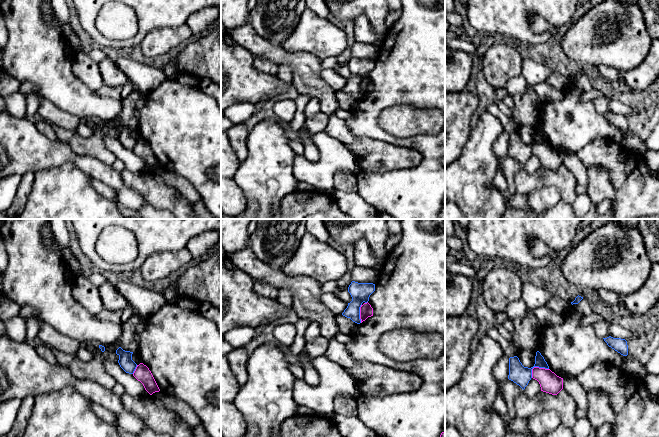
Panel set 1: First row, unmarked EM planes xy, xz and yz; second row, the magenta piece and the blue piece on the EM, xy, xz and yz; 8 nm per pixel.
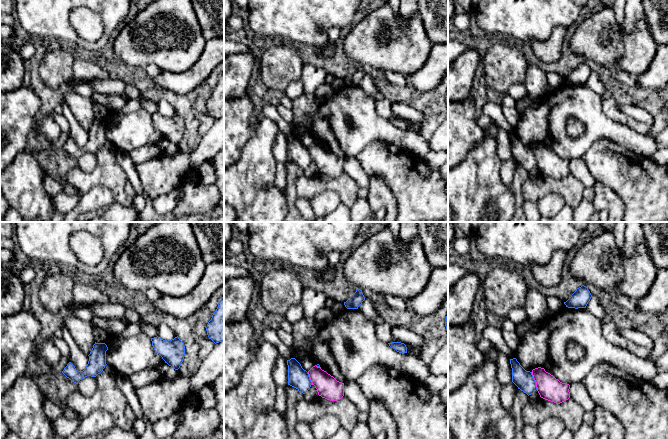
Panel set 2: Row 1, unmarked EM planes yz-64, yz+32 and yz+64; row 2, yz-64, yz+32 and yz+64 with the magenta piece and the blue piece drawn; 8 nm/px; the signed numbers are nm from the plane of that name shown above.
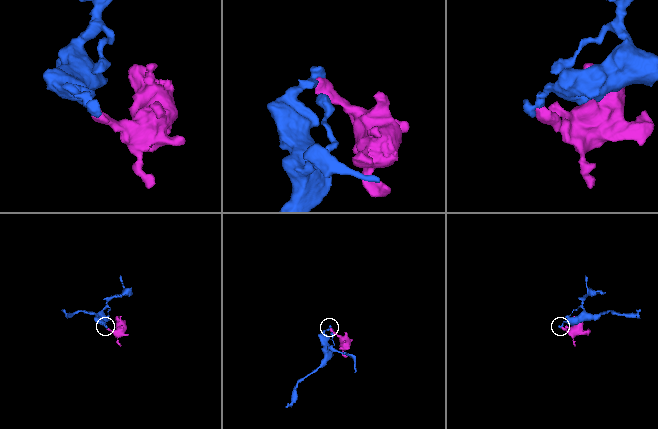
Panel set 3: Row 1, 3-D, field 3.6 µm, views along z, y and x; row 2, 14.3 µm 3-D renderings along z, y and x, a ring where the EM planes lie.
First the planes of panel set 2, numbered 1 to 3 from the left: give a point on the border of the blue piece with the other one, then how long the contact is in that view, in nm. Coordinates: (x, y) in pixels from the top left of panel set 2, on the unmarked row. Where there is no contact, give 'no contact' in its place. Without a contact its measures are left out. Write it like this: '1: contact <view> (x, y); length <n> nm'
1: no contact
2: contact yz+32 (310, 154); length 110 nm
3: contact yz+64 (535, 157); length 150 nm

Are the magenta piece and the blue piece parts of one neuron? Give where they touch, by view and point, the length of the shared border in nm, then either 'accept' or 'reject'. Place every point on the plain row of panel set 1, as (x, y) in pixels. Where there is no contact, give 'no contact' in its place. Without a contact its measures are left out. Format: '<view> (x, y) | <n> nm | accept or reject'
yz (536, 143) | 160 nm | reject

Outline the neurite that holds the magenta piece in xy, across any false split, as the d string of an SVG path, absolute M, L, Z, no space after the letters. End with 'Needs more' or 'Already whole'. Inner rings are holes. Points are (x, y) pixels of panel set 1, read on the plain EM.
M140 139L139 141L137 141L133 149L133 152L143 160L145 166L150 171L160 167L151 147L143 139Z. Already whole

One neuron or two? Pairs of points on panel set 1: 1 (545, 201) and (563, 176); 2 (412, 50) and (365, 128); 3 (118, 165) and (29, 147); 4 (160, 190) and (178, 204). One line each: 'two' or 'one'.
1: two
2: one
3: two
4: one

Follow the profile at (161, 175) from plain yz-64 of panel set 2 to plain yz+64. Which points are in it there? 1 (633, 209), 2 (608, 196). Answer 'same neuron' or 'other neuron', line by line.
1: other neuron
2: same neuron

